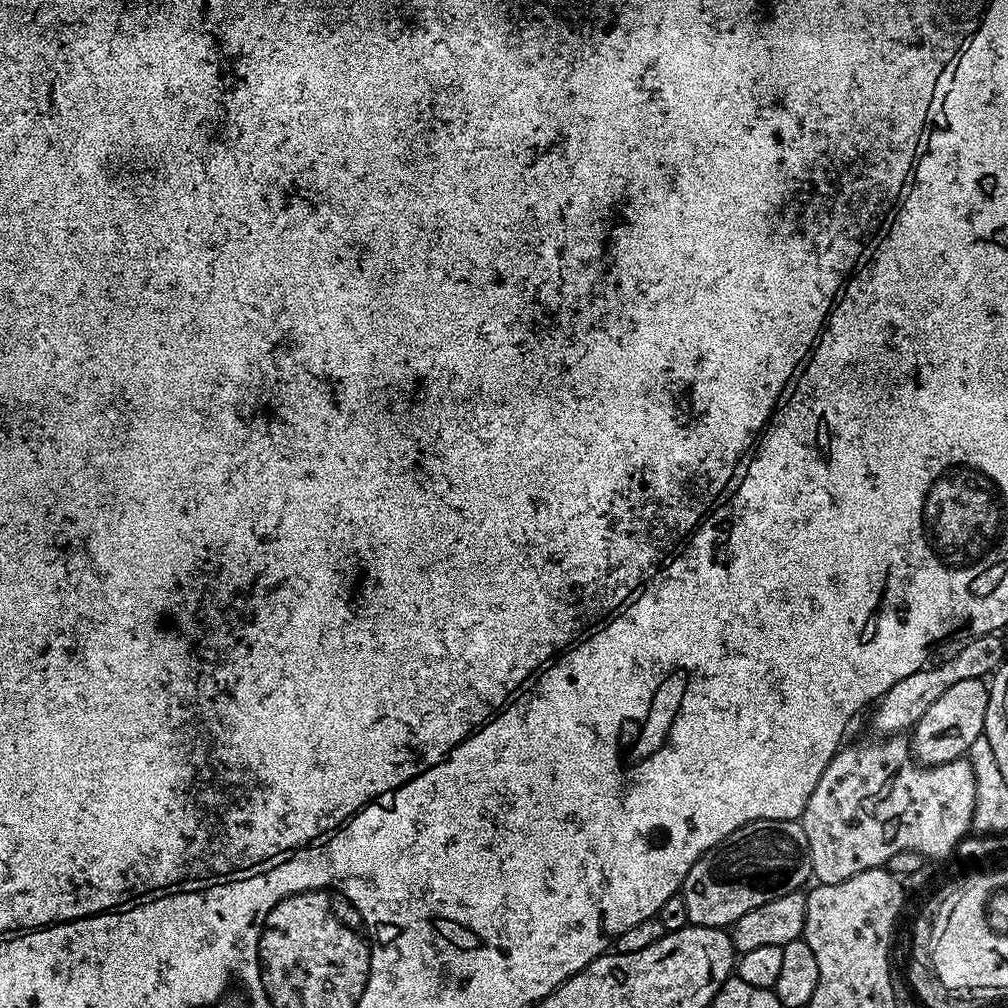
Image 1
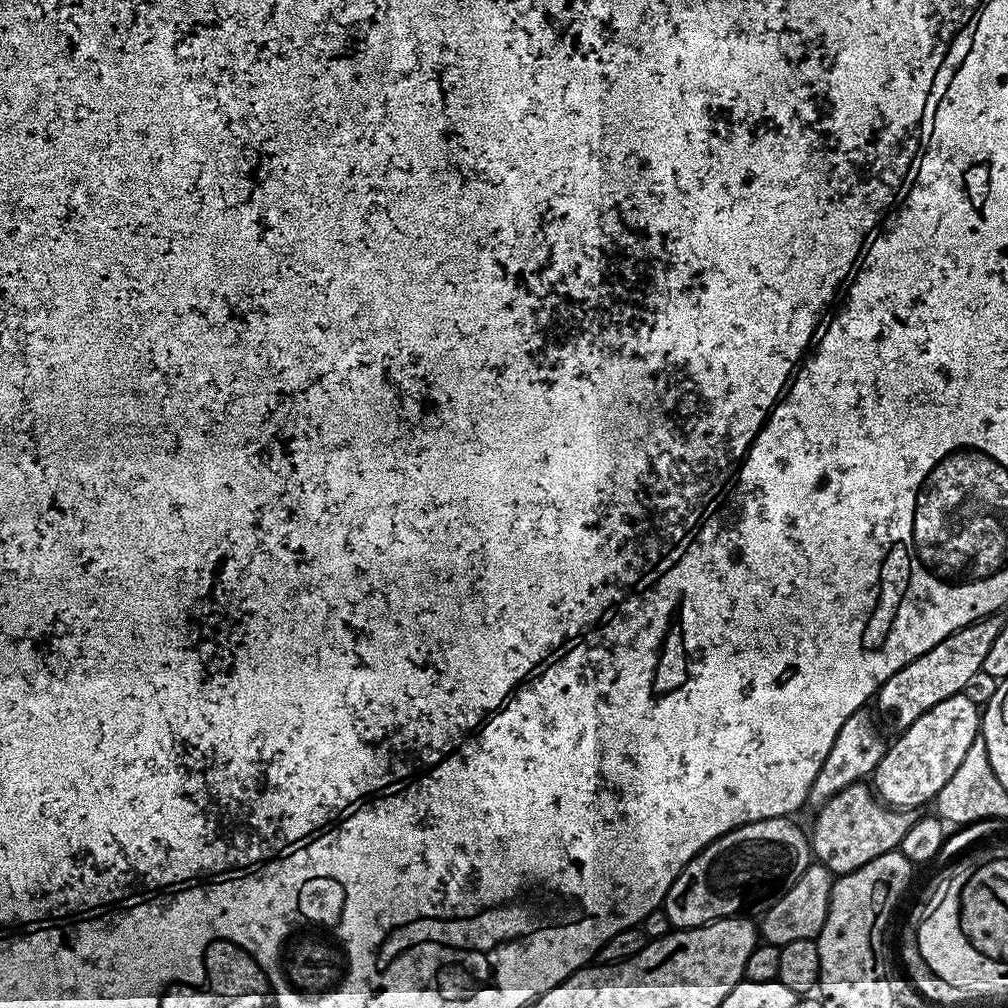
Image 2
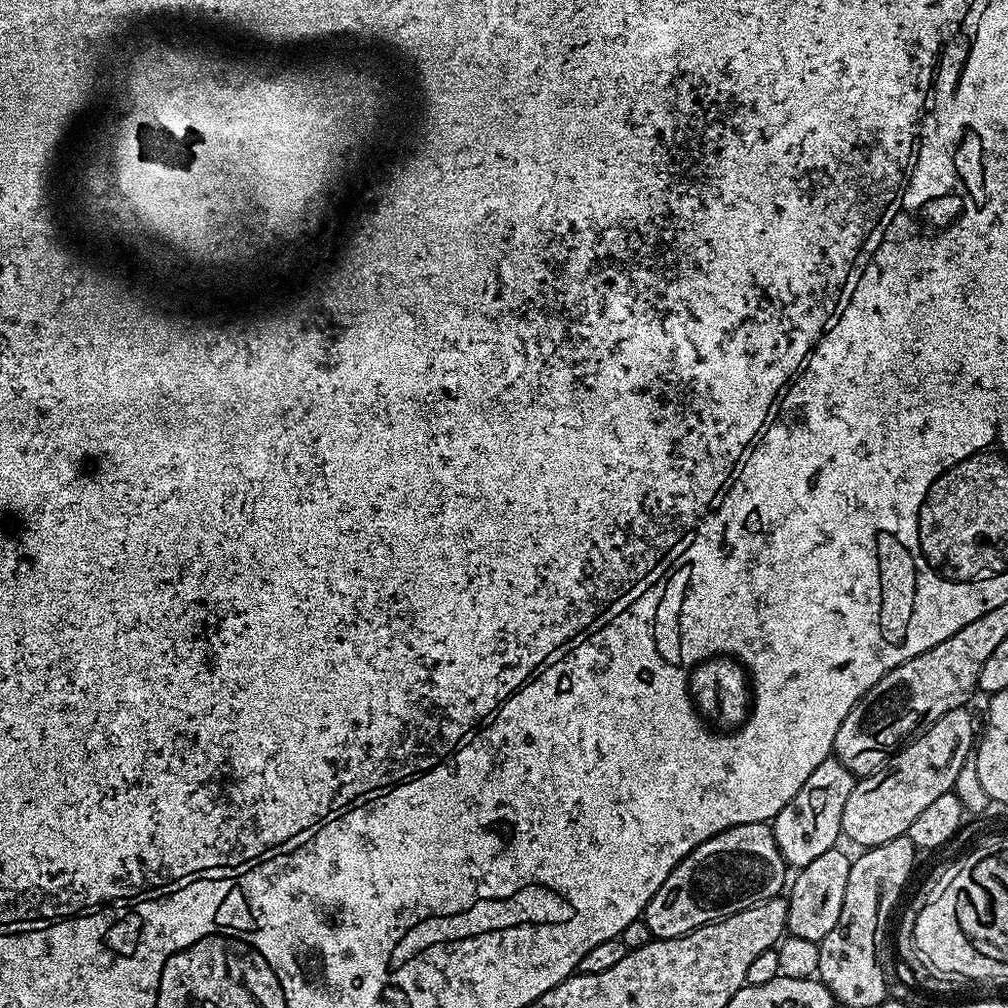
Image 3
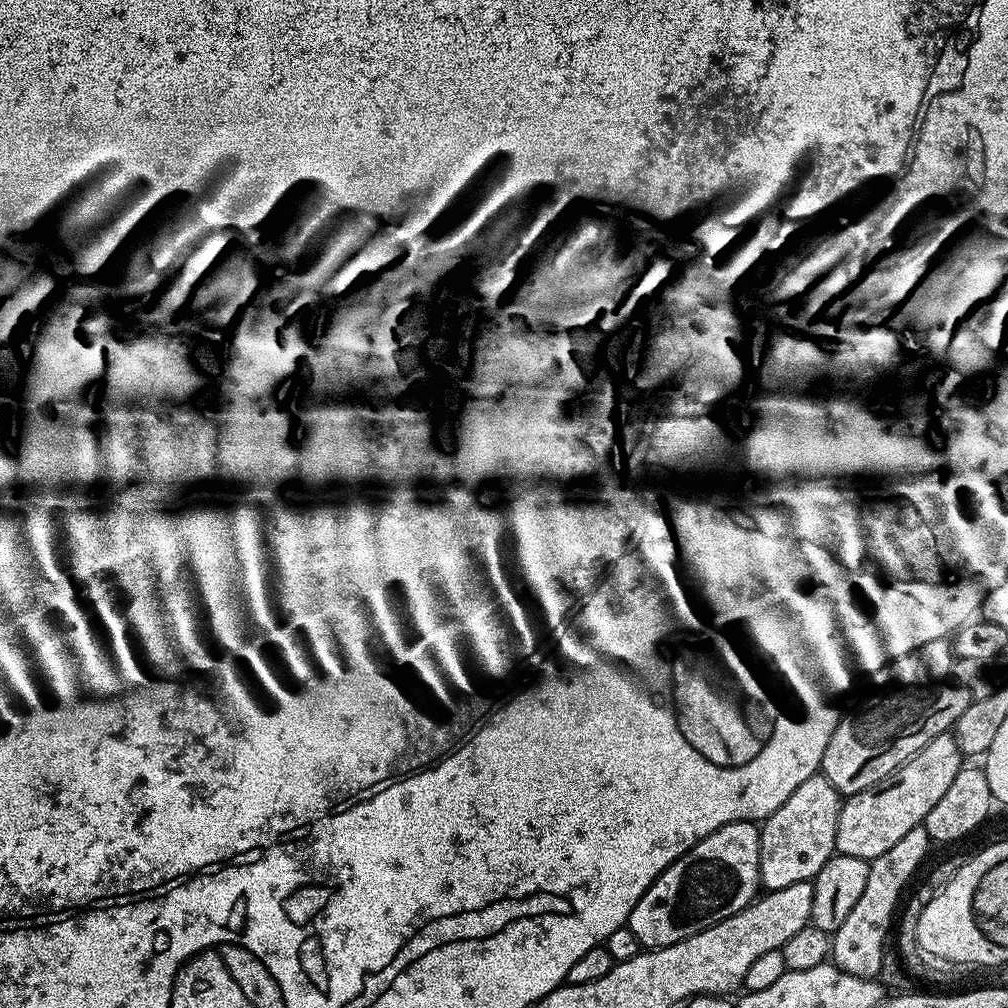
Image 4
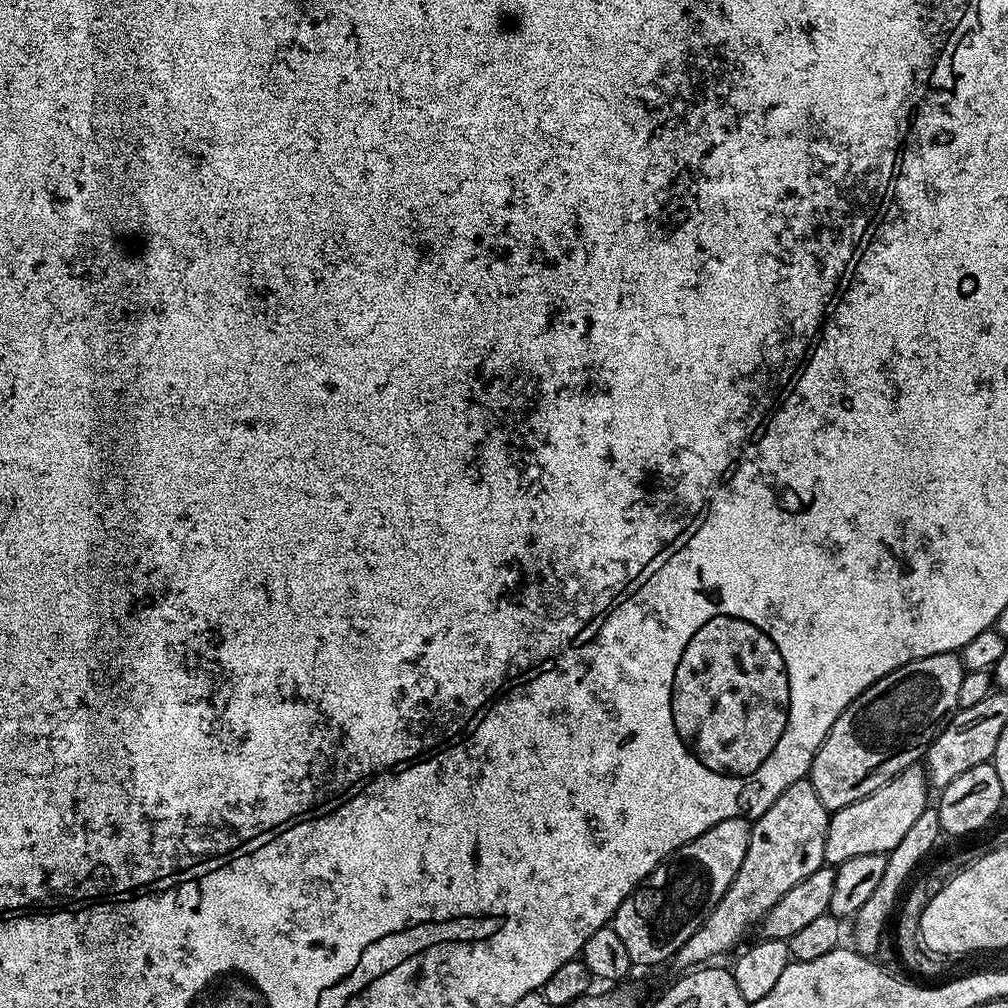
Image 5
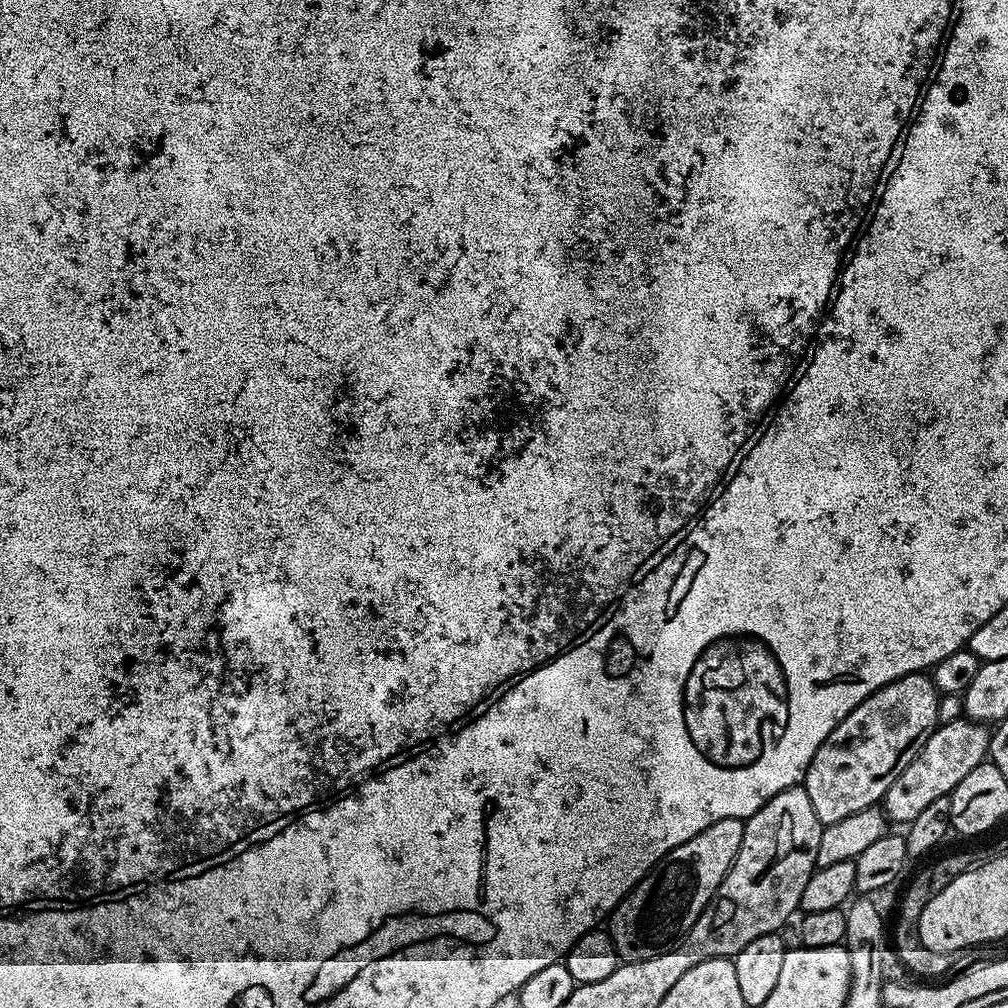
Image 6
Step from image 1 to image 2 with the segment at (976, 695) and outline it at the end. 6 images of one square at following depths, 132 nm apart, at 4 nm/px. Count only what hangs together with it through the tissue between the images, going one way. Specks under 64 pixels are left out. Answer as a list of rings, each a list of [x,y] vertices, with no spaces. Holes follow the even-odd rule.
[[[968,694],[951,696],[946,698],[946,702],[938,702],[938,706],[930,706],[926,714],[922,714],[910,727],[903,729],[900,736],[893,744],[889,743],[884,749],[884,756],[878,762],[876,771],[872,773],[870,780],[874,785],[874,792],[885,805],[899,806],[901,809],[908,810],[911,804],[924,804],[935,801],[936,796],[954,776],[954,772],[961,765],[966,755],[966,750],[975,736],[981,733],[980,722],[982,719],[981,709],[976,708],[974,701]]]

